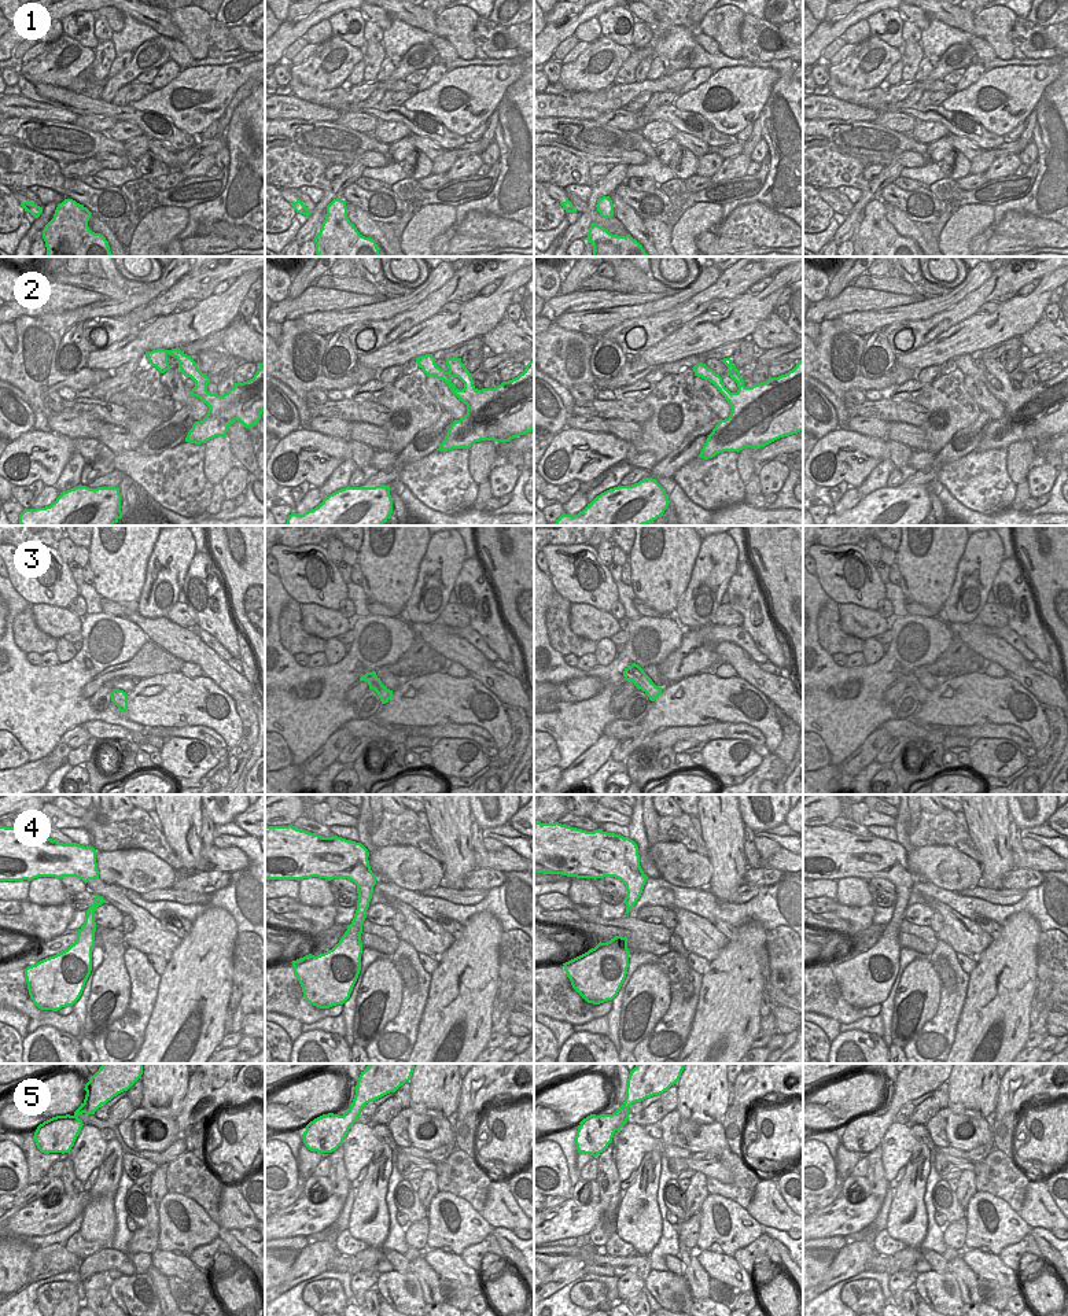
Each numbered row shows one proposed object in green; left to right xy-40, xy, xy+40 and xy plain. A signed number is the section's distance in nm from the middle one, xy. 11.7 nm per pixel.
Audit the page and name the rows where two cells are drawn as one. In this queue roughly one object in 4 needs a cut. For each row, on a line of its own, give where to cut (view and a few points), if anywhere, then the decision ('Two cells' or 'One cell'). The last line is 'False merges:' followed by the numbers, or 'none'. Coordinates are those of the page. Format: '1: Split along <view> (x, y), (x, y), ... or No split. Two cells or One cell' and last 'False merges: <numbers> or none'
1: No split. One cell
2: No split. One cell
3: No split. One cell
4: No split. One cell
5: No split. One cell
False merges: none.

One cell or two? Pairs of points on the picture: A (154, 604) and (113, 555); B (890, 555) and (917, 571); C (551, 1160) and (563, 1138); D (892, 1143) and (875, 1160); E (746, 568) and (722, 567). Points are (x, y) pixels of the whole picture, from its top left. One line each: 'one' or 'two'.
A: two
B: two
C: two
D: two
E: two

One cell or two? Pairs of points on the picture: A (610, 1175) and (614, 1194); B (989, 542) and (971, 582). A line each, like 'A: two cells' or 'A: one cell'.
A: one cell
B: one cell

